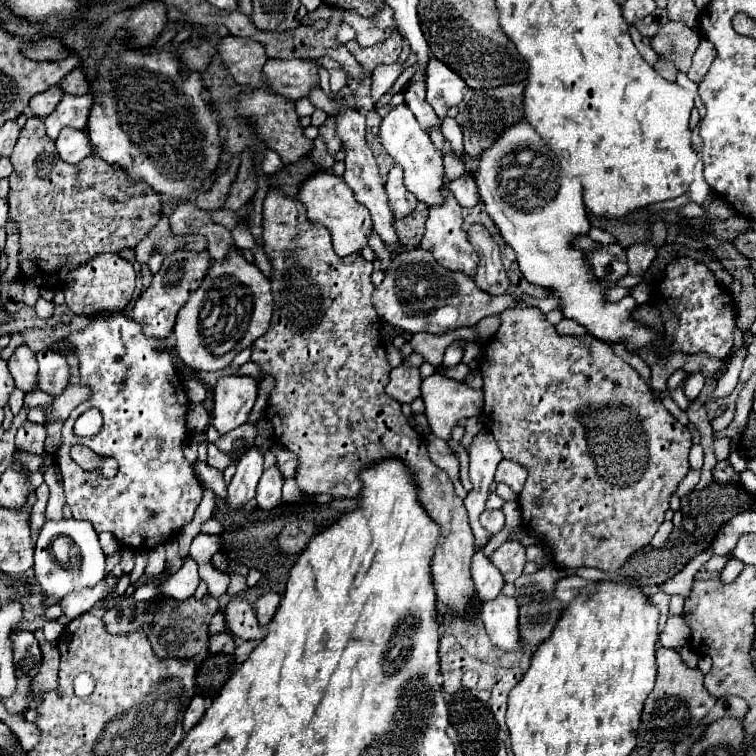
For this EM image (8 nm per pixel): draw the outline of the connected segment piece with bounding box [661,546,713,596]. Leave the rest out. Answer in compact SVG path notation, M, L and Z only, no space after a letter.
M709 546L705 552L697 554L693 560L689 560L689 564L679 572L675 574L671 580L667 580L665 584L661 584L661 590L667 592L667 594L681 594L681 596L687 596L687 592L691 590L691 580L695 578L695 572L713 556L713 548Z

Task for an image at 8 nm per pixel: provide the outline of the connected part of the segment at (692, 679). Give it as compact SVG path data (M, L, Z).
M657 648L657 682L653 692L645 700L645 708L641 714L641 726L647 728L649 736L653 740L663 740L669 744L681 744L689 740L703 724L703 718L707 716L709 708L717 704L717 698L713 698L705 688L703 688L703 674L697 668L689 668L679 652L671 648Z

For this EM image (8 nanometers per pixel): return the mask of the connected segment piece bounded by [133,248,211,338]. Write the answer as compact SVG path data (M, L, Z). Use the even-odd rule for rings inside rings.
M177 248L171 256L167 256L163 260L163 266L153 276L151 286L135 300L135 306L133 306L133 318L141 324L145 336L165 338L171 334L179 308L189 300L189 296L195 292L195 288L199 288L203 276L207 274L209 264L211 264L211 258L209 258L207 250L195 252L195 250L187 250L187 248Z

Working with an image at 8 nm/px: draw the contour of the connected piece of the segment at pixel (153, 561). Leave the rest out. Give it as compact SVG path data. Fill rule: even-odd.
M161 544L161 546L155 546L153 550L149 550L149 562L147 562L145 574L147 576L157 576L157 574L161 574L163 566L165 566L165 548Z

